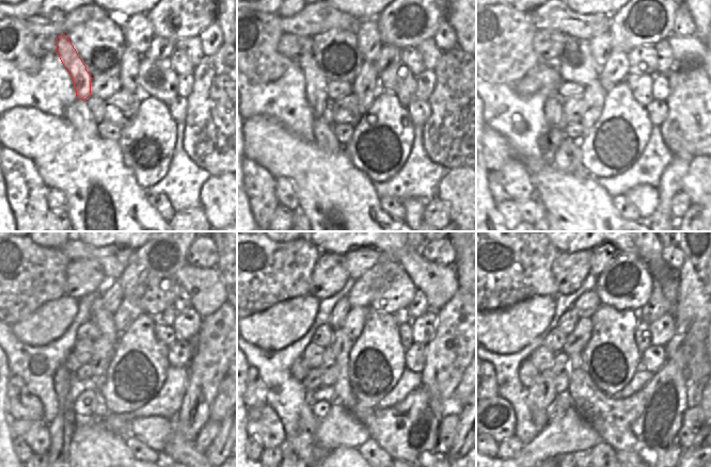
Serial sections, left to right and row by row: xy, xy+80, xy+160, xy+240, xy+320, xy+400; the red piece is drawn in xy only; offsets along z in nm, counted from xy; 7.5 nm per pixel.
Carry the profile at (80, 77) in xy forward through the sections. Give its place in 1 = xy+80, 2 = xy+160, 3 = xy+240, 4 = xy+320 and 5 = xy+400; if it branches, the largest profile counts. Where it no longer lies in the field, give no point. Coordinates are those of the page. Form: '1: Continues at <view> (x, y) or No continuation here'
1: Continues at xy+80 (316, 81)
2: Continues at xy+160 (553, 107)
3: Continues at xy+240 (61, 429)
4: Continues at xy+320 (285, 448)
5: No continuation here.

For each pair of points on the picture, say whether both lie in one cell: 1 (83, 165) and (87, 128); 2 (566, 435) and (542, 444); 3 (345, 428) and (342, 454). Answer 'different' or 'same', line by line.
1: different
2: same
3: different

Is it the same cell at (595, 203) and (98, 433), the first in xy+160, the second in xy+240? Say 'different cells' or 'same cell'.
same cell

